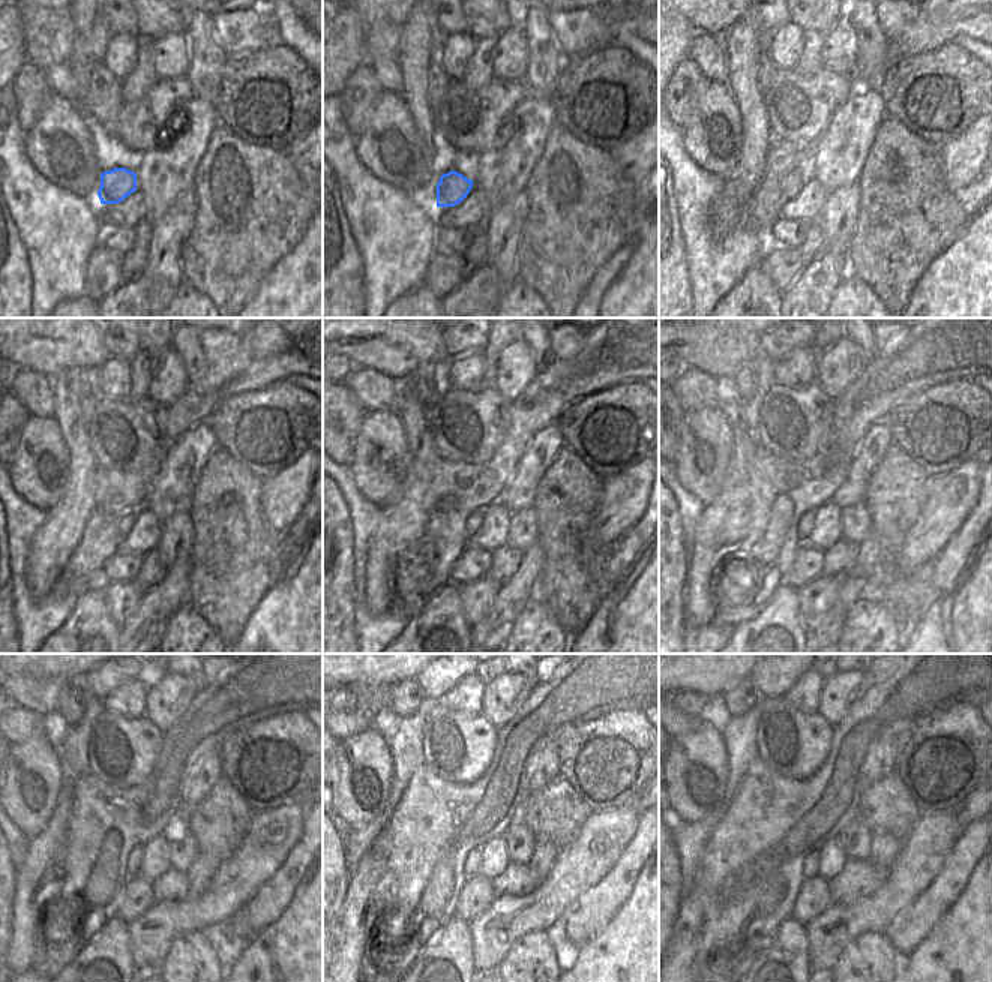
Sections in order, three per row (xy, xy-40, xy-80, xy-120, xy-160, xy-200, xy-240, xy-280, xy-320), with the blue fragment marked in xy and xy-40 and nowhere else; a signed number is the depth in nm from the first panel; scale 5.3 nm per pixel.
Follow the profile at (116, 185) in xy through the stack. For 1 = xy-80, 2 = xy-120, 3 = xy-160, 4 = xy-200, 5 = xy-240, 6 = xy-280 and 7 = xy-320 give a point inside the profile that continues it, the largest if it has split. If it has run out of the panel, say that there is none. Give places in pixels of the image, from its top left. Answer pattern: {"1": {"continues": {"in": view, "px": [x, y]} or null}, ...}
{"1": {"continues": {"in": "xy-80", "px": [793, 183]}}, "2": {"continues": {"in": "xy-120", "px": [126, 523]}}, "3": {"continues": {"in": "xy-160", "px": [473, 522]}}, "4": {"continues": {"in": "xy-200", "px": [808, 522]}}, "5": {"continues": {"in": "xy-240", "px": [135, 858]}}, "6": {"continues": {"in": "xy-280", "px": [473, 862]}}, "7": {"continues": {"in": "xy-320", "px": [811, 864]}}}

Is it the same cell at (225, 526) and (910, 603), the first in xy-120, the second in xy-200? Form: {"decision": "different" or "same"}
{"decision": "same"}

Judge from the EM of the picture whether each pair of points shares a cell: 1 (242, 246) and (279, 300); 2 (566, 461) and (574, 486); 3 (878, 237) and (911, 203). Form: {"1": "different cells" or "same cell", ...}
{"1": "different cells", "2": "same cell", "3": "same cell"}

